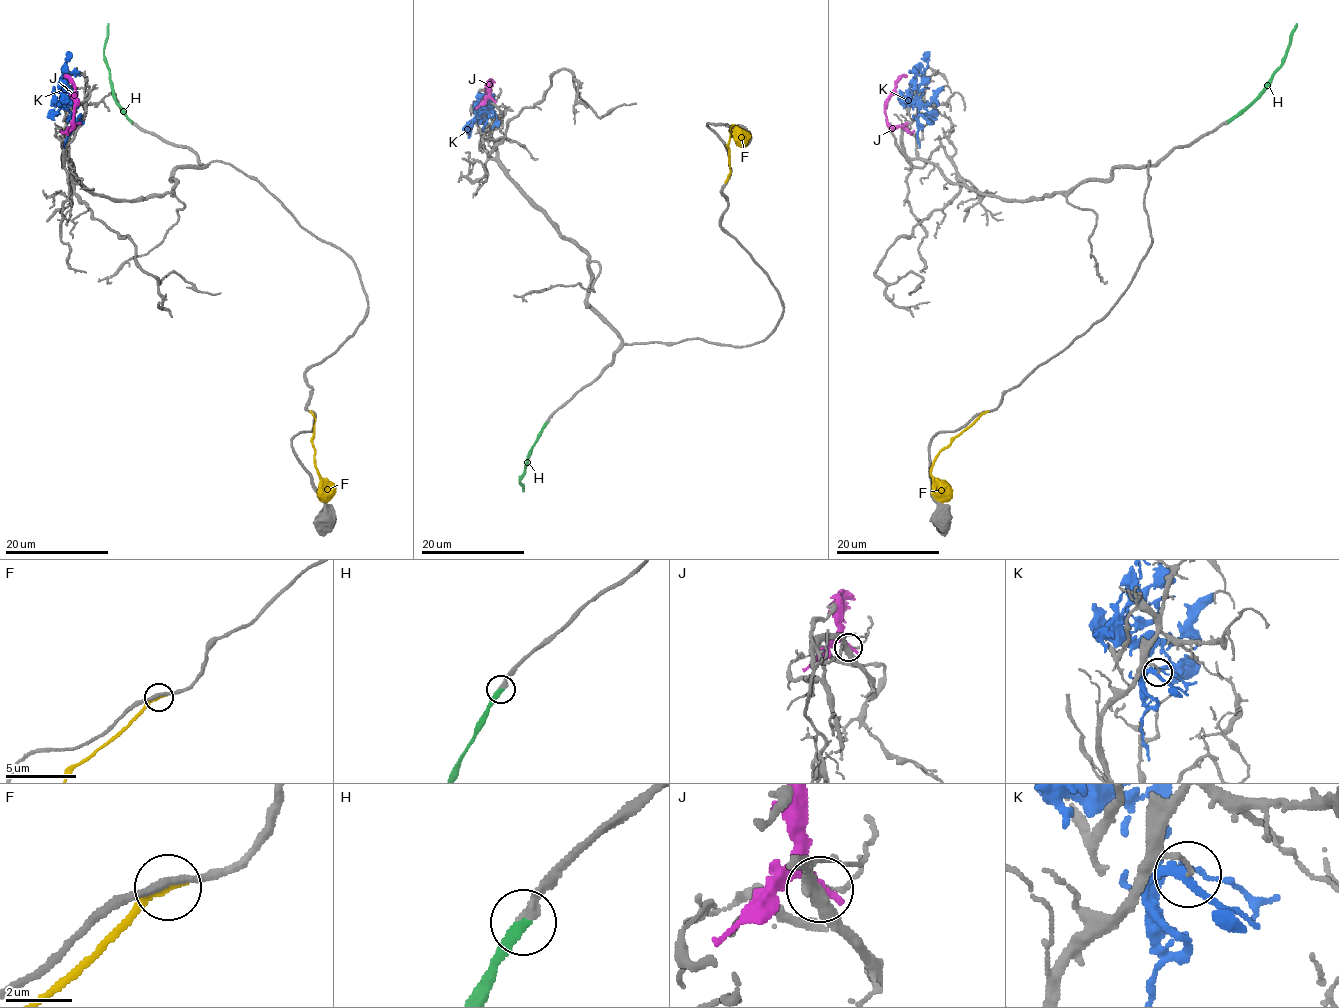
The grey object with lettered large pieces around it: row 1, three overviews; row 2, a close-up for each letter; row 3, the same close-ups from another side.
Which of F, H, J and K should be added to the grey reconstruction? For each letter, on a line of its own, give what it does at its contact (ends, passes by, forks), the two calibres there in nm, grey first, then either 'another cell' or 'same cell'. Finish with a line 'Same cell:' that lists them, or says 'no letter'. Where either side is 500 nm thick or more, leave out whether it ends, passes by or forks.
F: it ends; calibres 240 and 240 nm; another cell
H: it ends; calibres 340 and 280 nm; same cell
J: it ends; calibres 360 and 380 nm; another cell
K: it passes by; calibres 90 and 240 nm; another cell
Same cell: H

